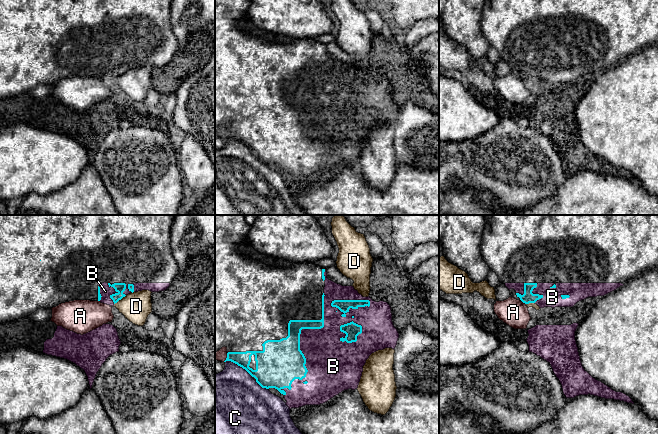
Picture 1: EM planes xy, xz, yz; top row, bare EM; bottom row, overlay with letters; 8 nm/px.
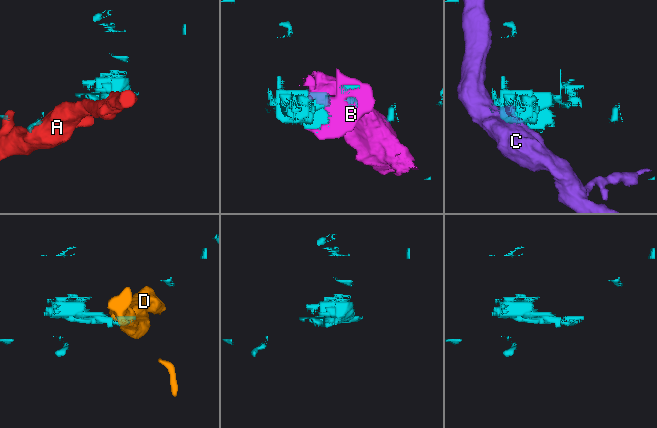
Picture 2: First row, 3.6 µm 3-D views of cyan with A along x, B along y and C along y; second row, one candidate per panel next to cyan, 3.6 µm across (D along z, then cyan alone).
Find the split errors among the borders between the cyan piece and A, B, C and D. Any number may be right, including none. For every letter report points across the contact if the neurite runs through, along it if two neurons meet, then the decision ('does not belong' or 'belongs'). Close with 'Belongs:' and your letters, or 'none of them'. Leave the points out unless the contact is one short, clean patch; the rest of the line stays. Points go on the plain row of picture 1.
A: does not belong
B: does not belong
C: does not belong
D: along xy (126, 71), (114, 80) | does not belong
Belongs: none of them

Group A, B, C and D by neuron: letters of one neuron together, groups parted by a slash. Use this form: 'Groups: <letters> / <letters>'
Groups: A / B / C / D

